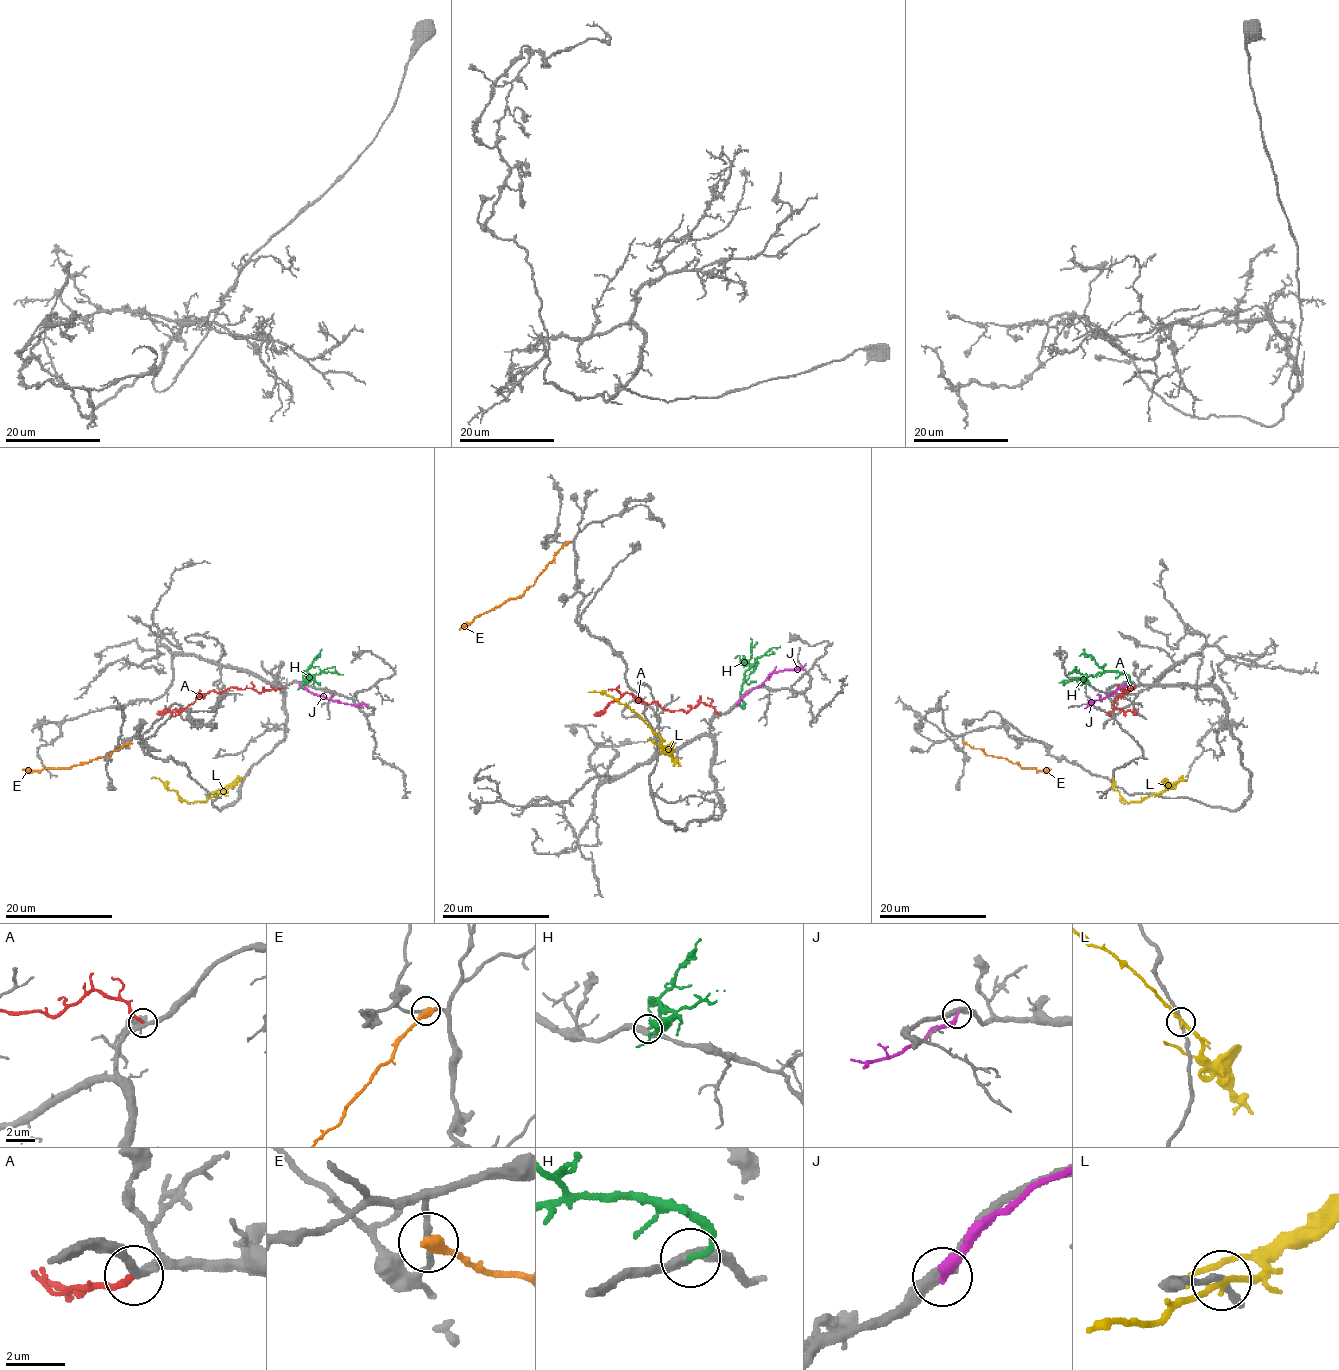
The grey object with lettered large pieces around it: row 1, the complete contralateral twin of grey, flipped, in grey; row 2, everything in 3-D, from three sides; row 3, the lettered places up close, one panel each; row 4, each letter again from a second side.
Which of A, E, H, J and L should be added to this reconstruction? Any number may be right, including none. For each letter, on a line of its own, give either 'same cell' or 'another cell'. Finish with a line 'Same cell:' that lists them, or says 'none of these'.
A: another cell
E: another cell
H: same cell
J: another cell
L: another cell
Same cell: H

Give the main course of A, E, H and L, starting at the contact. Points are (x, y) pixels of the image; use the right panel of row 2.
A: (1135, 687), (1123, 691), (1133, 688), (1125, 691), (1114, 703), (1117, 708), (1135, 713)
E: (963, 743), (1036, 770), (1051, 768)
H: (1126, 682), (1127, 677), (1119, 672), (1067, 674)
L: (1153, 794), (1139, 801), (1126, 802), (1113, 787), (1113, 778)

